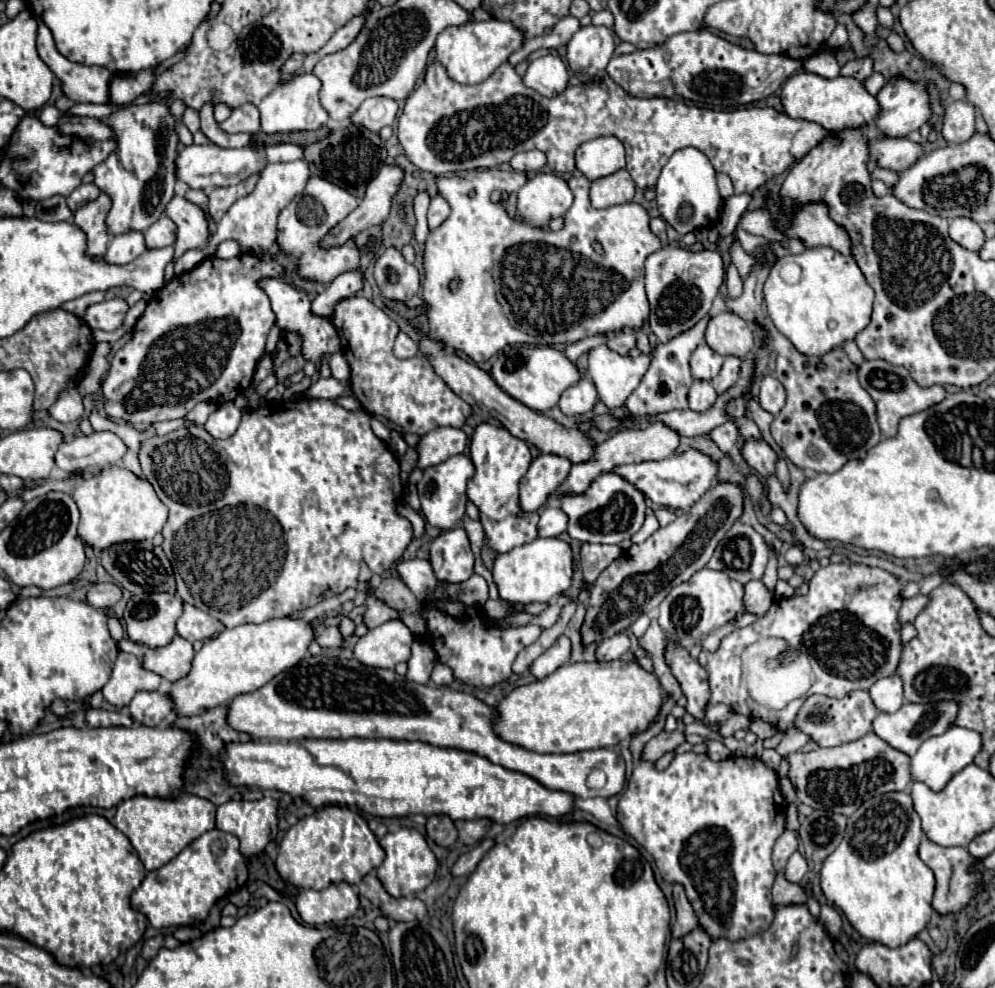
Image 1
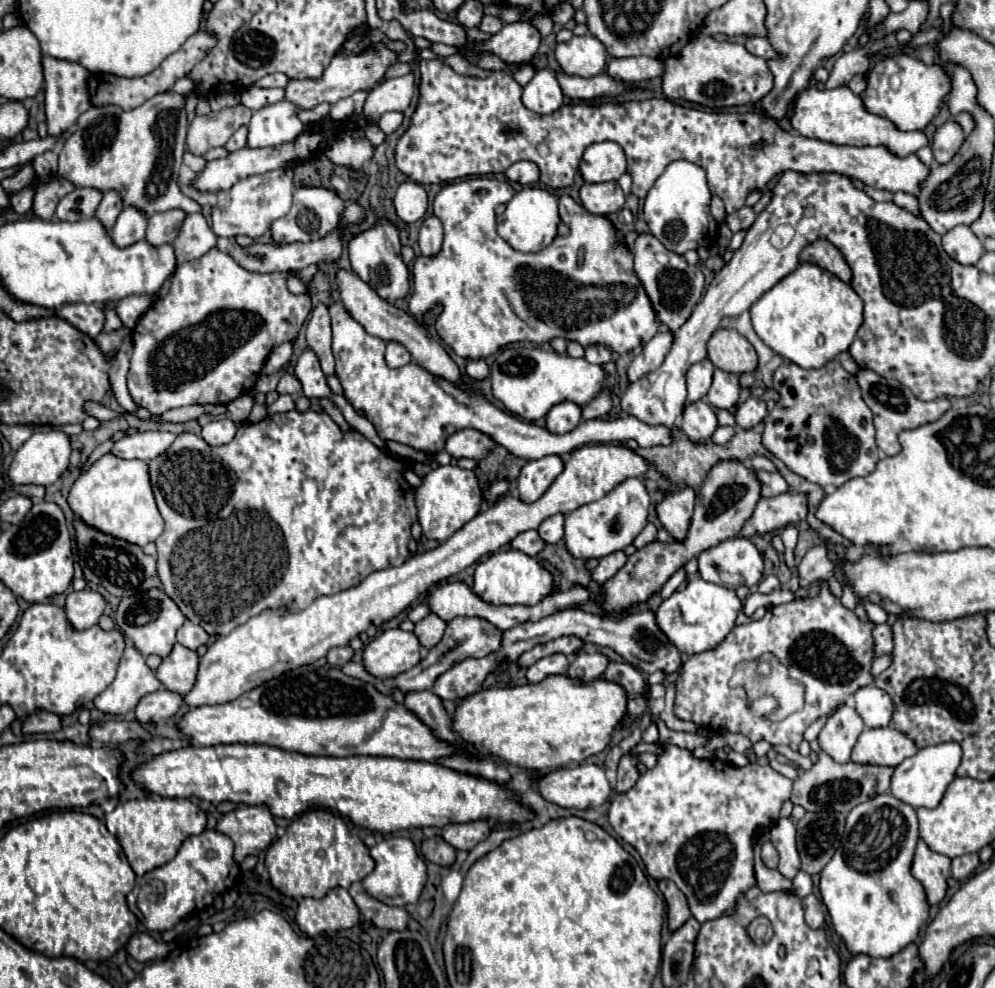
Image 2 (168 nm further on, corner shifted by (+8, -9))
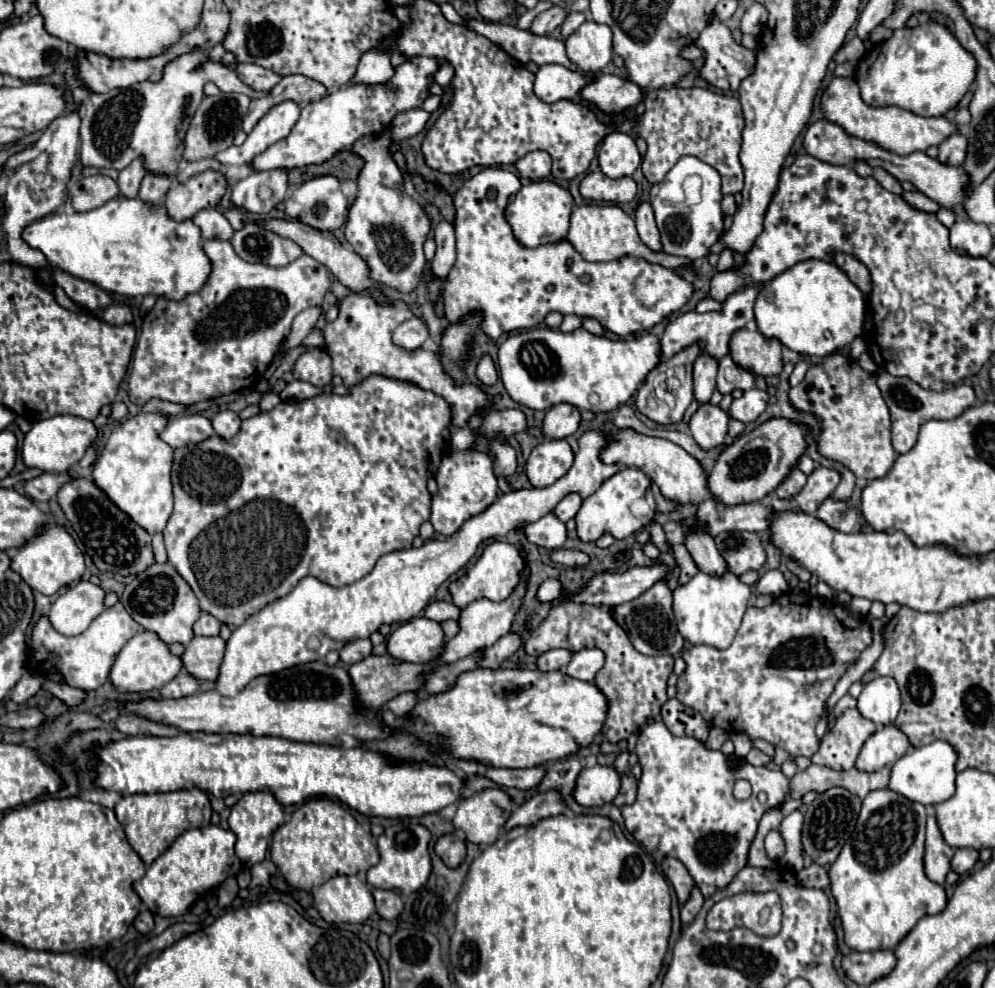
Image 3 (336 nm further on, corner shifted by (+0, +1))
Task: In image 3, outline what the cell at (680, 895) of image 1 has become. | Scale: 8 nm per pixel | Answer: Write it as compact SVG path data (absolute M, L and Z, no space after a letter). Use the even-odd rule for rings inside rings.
M664 860L664 874L666 878L672 882L674 890L676 890L676 896L678 896L678 902L684 904L690 894L692 894L692 888L694 888L694 880L692 876L688 874L688 870L684 868L684 864L680 864L680 860Z

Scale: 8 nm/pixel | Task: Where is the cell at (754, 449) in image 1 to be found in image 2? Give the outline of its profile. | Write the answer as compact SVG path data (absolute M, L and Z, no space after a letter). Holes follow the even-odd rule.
M756 472L758 474L758 480L762 484L762 496L764 498L774 498L778 494L784 494L788 492L788 484L786 480L780 476L780 474L772 474L772 472Z

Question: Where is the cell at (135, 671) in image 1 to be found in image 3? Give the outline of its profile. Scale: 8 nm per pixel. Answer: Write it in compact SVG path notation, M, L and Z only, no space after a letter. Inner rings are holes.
M138 632L120 652L116 658L110 682L120 694L132 694L132 692L150 692L160 690L166 682L170 682L178 672L182 670L182 660L178 656L172 656L168 646L154 634L154 632Z

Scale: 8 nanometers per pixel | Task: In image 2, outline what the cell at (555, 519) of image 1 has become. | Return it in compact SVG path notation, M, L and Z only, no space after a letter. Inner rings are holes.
M554 514L550 518L546 518L540 528L540 538L548 544L556 544L562 536L564 536L564 514Z

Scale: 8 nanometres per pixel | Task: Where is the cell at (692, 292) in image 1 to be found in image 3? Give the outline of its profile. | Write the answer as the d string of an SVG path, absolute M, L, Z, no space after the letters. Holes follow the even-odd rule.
M648 202L640 204L636 210L636 228L642 238L642 242L652 250L652 252L662 252L662 242L660 242L660 230L654 222L654 212Z

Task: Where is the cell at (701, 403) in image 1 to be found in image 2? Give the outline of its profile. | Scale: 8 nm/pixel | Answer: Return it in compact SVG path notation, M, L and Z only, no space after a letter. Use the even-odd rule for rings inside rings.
M698 400L698 402L692 402L686 406L684 410L684 416L682 416L682 426L680 430L694 442L704 442L704 440L710 440L714 430L718 428L718 420L716 420L716 414L712 412L712 408Z

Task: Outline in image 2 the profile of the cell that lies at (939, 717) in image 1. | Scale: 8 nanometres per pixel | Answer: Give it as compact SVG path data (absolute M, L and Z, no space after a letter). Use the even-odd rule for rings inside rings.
M892 726L866 728L860 734L860 738L852 750L852 762L894 768L904 758L908 758L916 752L918 752L916 744Z

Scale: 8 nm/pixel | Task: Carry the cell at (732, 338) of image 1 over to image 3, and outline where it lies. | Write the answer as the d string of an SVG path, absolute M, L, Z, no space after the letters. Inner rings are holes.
M748 328L732 334L730 358L756 376L776 376L782 372L782 344Z

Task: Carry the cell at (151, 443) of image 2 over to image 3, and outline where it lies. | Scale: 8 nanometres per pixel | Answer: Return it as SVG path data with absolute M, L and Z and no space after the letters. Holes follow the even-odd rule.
M188 414L188 416L178 416L168 424L160 438L170 444L172 448L180 448L184 444L196 444L200 440L206 440L208 436L214 434L214 428L208 418L202 414Z

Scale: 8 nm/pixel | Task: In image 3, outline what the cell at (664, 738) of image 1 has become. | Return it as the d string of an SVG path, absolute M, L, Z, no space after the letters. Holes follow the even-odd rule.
M628 772L628 774L622 774L622 788L614 798L614 804L616 806L632 804L632 800L636 800L636 778L632 772Z

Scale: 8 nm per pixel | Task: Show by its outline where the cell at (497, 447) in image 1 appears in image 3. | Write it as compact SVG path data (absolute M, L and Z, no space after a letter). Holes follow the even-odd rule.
M546 514L538 522L528 524L528 528L524 528L524 534L528 542L548 548L548 550L556 550L566 540L566 526L564 522L556 520L554 514Z

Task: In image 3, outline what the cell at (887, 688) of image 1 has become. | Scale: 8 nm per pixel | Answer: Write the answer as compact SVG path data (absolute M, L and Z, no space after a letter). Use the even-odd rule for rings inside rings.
M890 676L870 680L858 698L858 710L878 726L894 724L900 710L900 690L896 680Z

